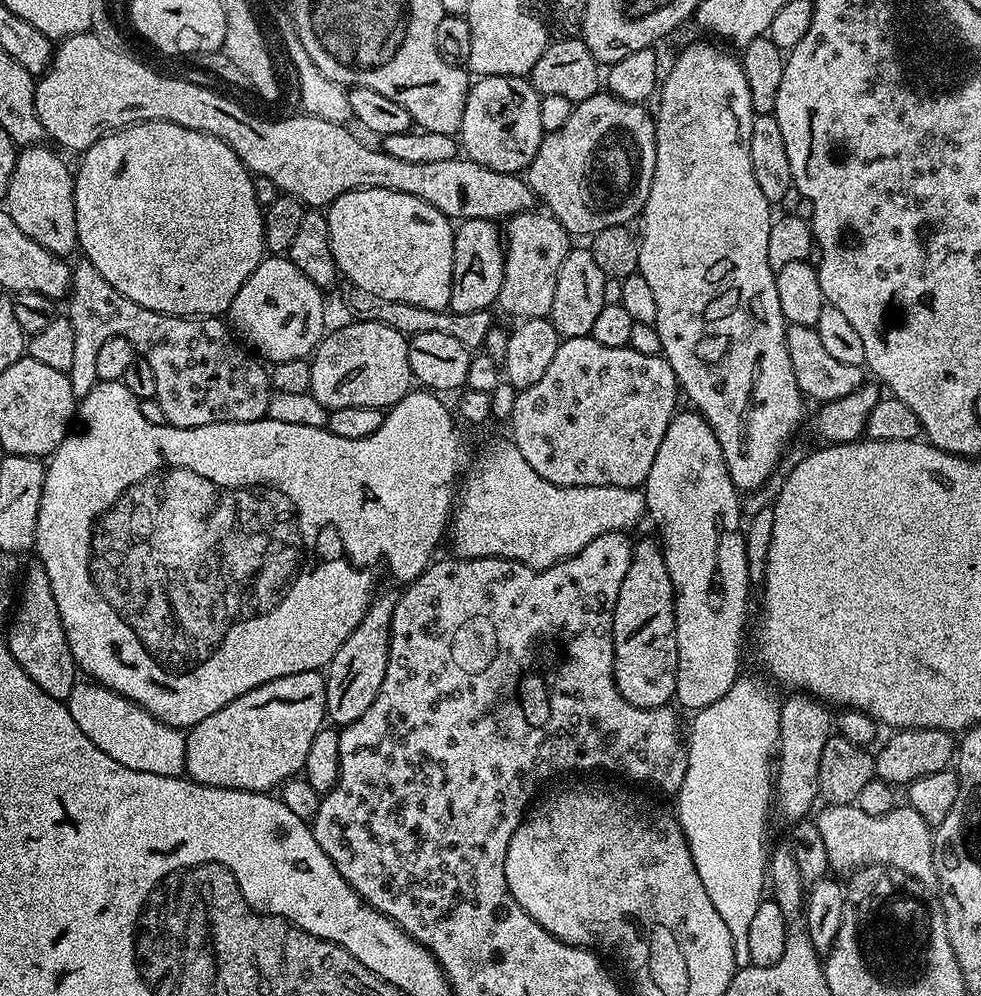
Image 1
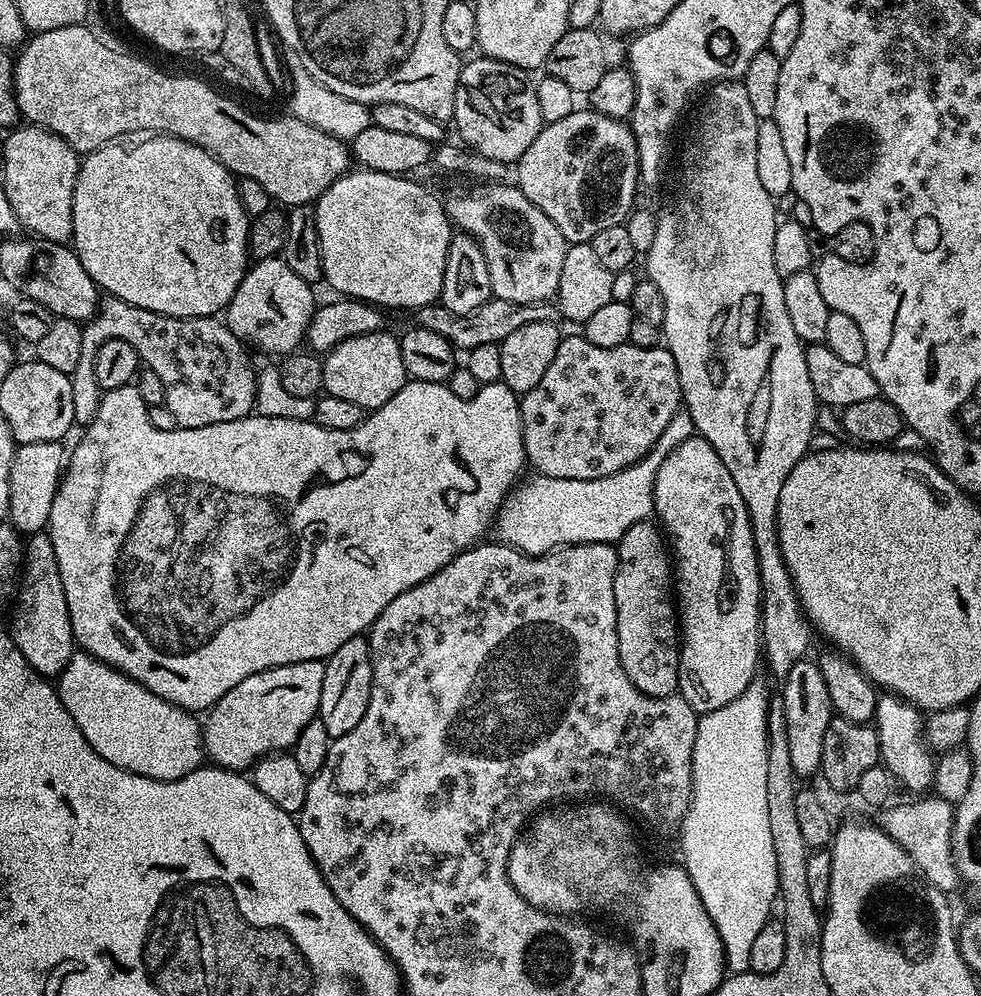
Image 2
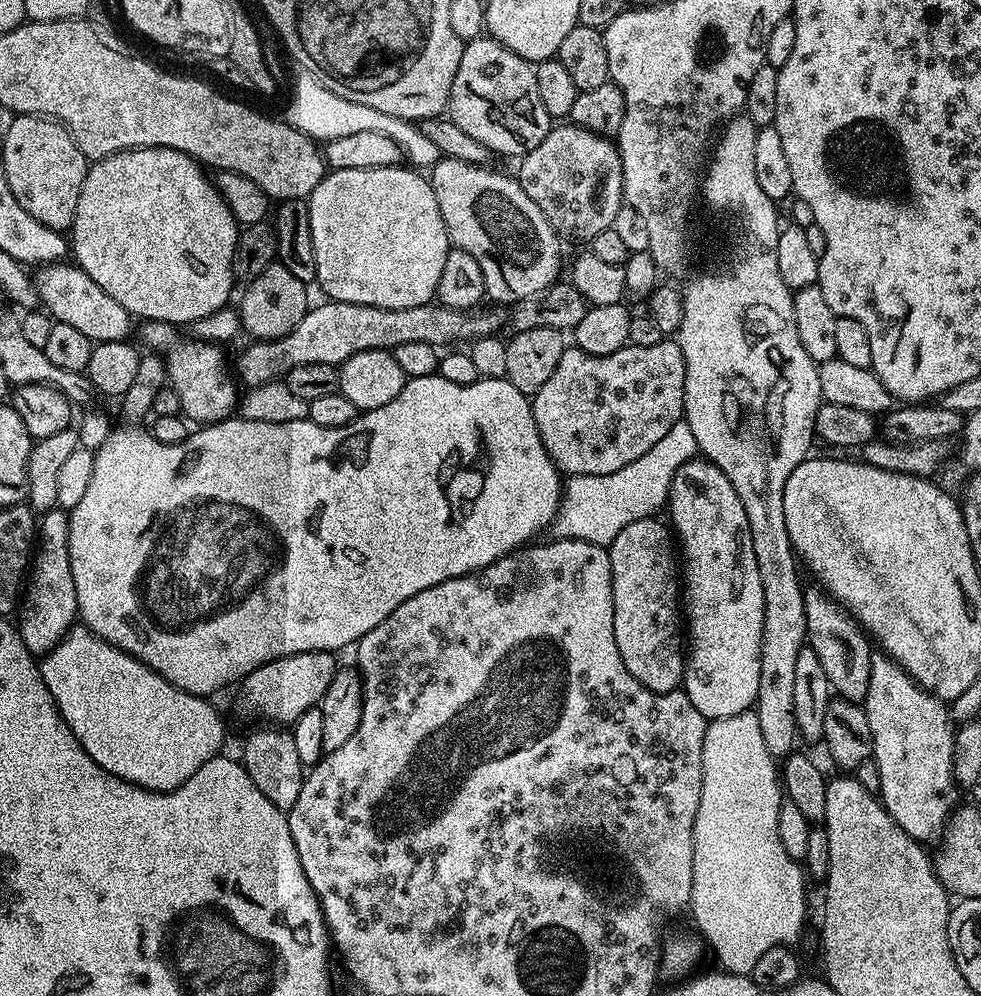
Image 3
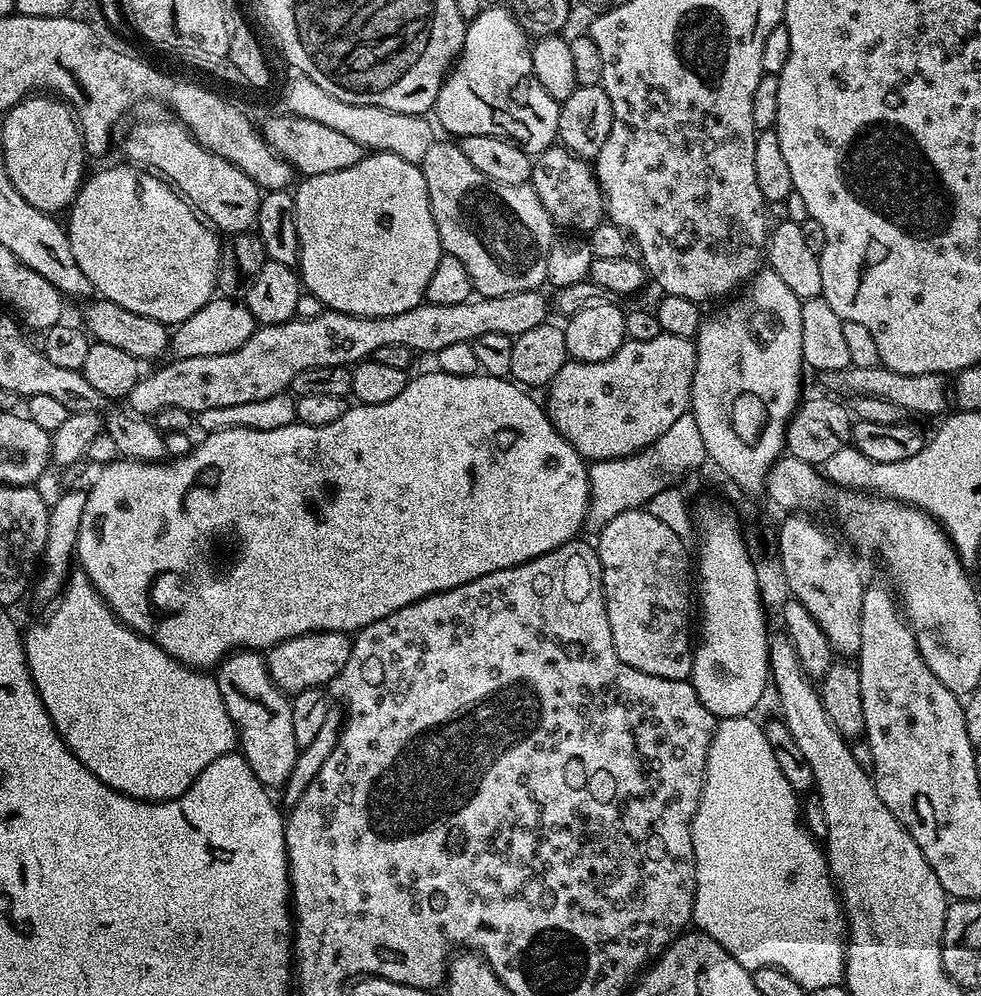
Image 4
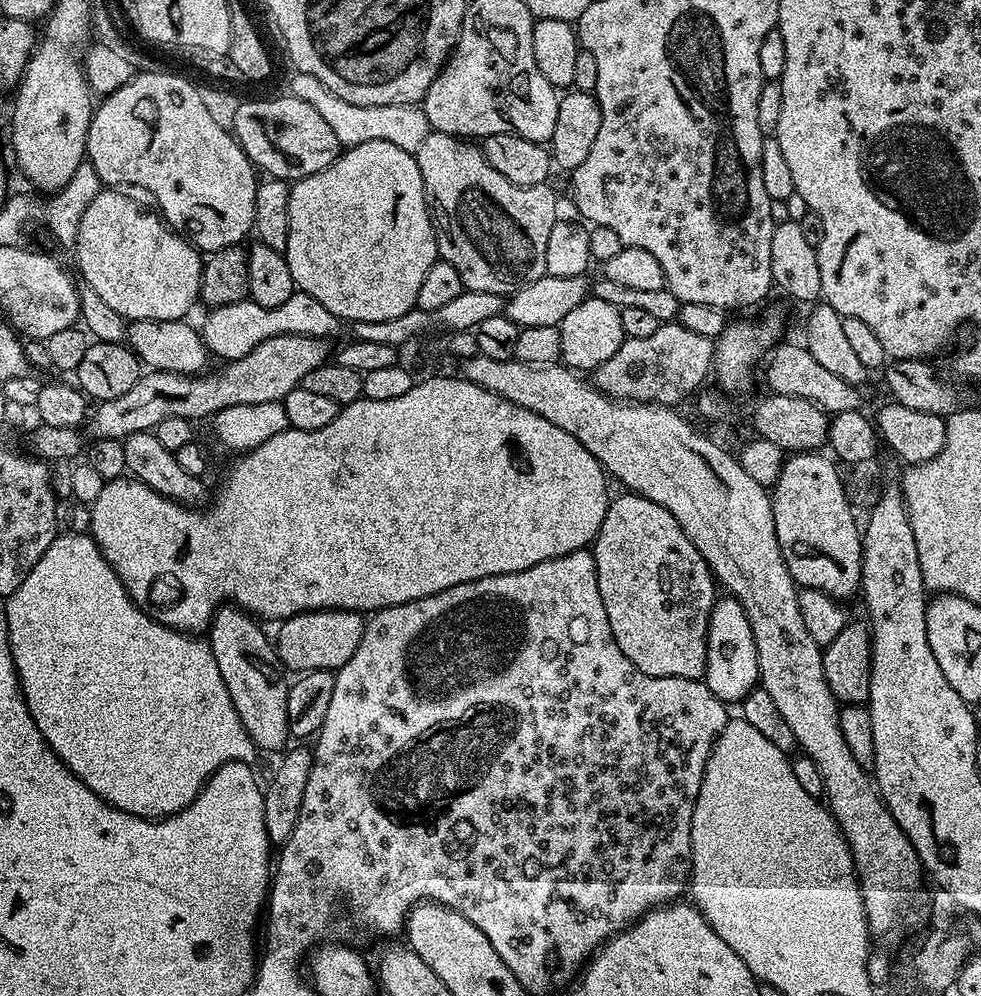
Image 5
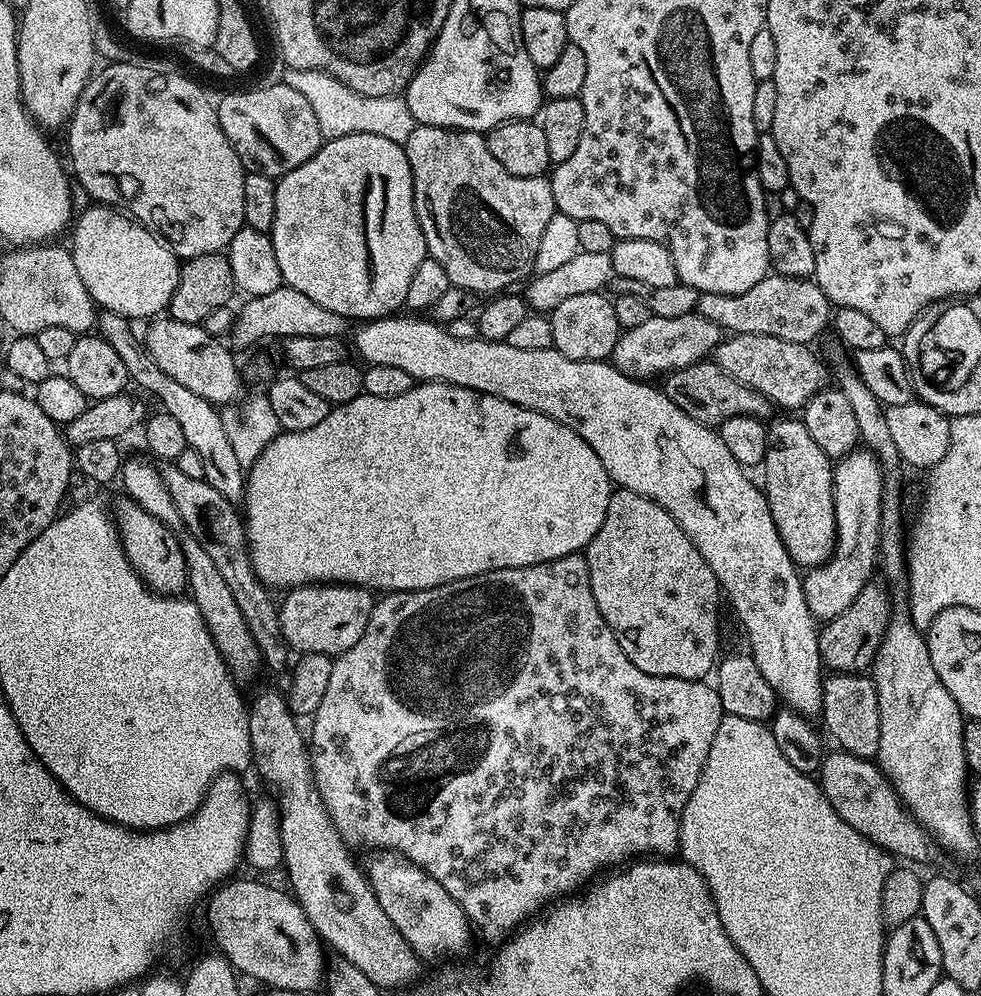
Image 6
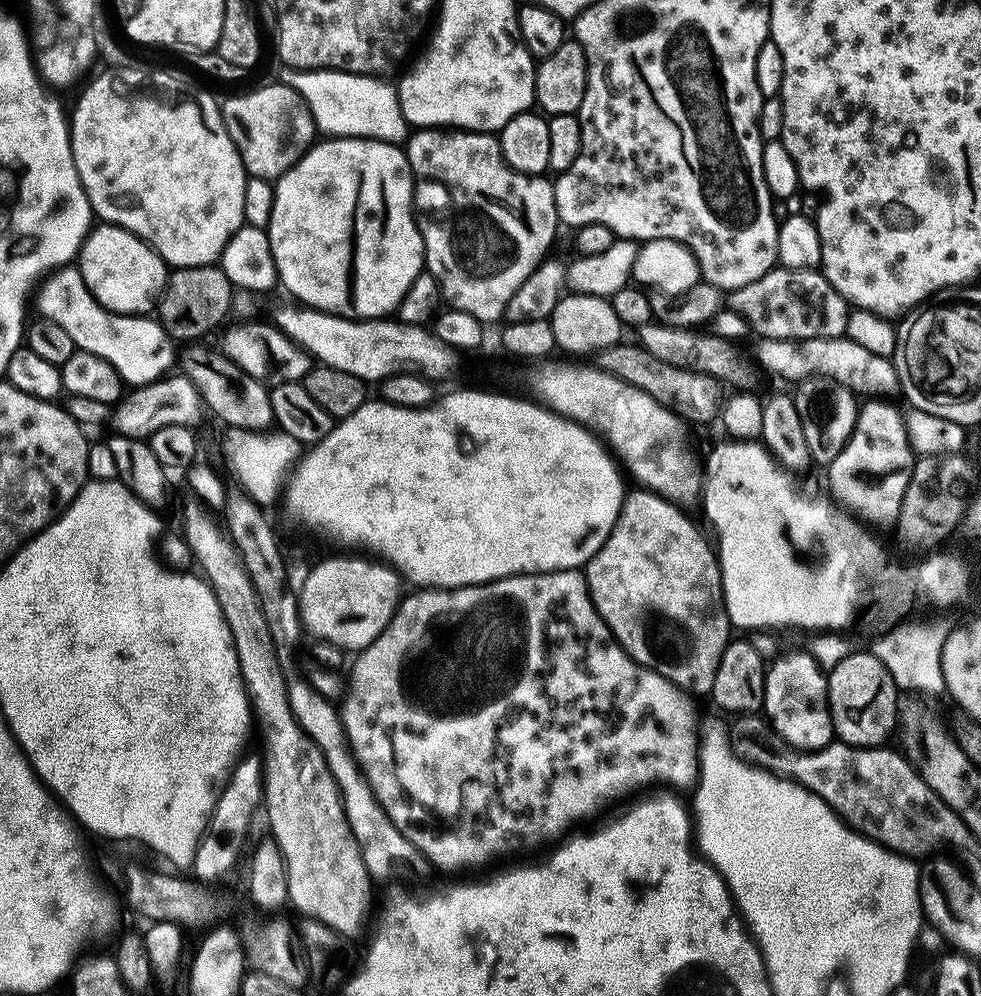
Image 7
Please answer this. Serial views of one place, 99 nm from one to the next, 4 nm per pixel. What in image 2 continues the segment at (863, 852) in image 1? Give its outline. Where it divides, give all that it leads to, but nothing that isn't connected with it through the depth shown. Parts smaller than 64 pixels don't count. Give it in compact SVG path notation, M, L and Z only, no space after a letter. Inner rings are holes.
M928 798L917 799L920 800L917 804L893 803L885 807L879 813L881 816L878 824L887 836L894 838L894 842L902 846L902 850L906 850L906 854L910 854L910 858L922 873L923 879L934 885L938 891L952 894L956 884L961 883L960 875L956 872L956 863L952 857L952 827L956 810L953 801L939 798L924 799Z

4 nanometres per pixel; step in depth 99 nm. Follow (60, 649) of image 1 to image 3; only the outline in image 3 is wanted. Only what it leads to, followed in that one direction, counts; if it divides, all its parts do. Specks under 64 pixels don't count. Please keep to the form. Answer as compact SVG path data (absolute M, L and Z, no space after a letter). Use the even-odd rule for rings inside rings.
M55 508L39 519L33 555L16 612L16 625L26 648L35 656L43 656L67 636L78 615L73 571L70 570L68 512Z

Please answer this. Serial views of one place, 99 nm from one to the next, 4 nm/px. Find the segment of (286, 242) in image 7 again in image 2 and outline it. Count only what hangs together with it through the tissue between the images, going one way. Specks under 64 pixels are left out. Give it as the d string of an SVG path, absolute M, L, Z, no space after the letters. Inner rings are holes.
M349 170L315 201L324 280L336 294L354 300L367 300L385 309L415 310L439 301L446 274L446 254L450 250L454 228L444 211L441 197L436 197L430 189L423 188L412 179L416 178L385 172Z

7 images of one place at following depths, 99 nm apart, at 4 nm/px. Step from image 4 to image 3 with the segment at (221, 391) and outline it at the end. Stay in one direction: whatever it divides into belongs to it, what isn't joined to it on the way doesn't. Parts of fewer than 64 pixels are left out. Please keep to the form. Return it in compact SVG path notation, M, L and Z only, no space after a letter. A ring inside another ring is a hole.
M328 300L317 306L309 307L305 312L302 322L277 340L256 340L252 345L241 354L234 362L234 372L241 385L248 388L256 388L260 384L270 383L277 378L282 378L294 366L304 366L306 362L326 362L327 364L341 365L354 354L362 354L362 350L393 350L404 342L426 342L443 346L443 344L452 344L455 340L466 340L473 342L478 339L484 339L487 336L495 337L500 331L500 323L505 323L506 316L499 312L501 309L492 306L489 312L480 312L481 310L464 311L458 308L445 308L439 302L423 304L422 306L406 306L405 308L383 308L382 306L366 306L365 304L351 304L350 302L338 302L337 300Z

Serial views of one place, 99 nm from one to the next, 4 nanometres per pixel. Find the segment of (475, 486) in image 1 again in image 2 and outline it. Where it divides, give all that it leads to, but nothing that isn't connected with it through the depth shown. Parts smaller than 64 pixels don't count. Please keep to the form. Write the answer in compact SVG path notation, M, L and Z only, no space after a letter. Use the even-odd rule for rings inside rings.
M681 406L670 418L666 430L658 438L658 442L653 446L651 452L647 452L636 464L631 464L628 468L618 470L606 478L597 480L575 480L574 478L550 478L532 474L532 477L521 479L516 487L508 493L499 512L496 513L494 521L494 532L497 532L499 543L510 544L520 552L525 552L527 556L544 556L547 552L555 552L557 548L565 547L569 544L611 544L615 545L638 522L648 520L654 512L654 482L658 474L658 466L678 446L682 441L689 440L694 434L692 419L688 409Z

